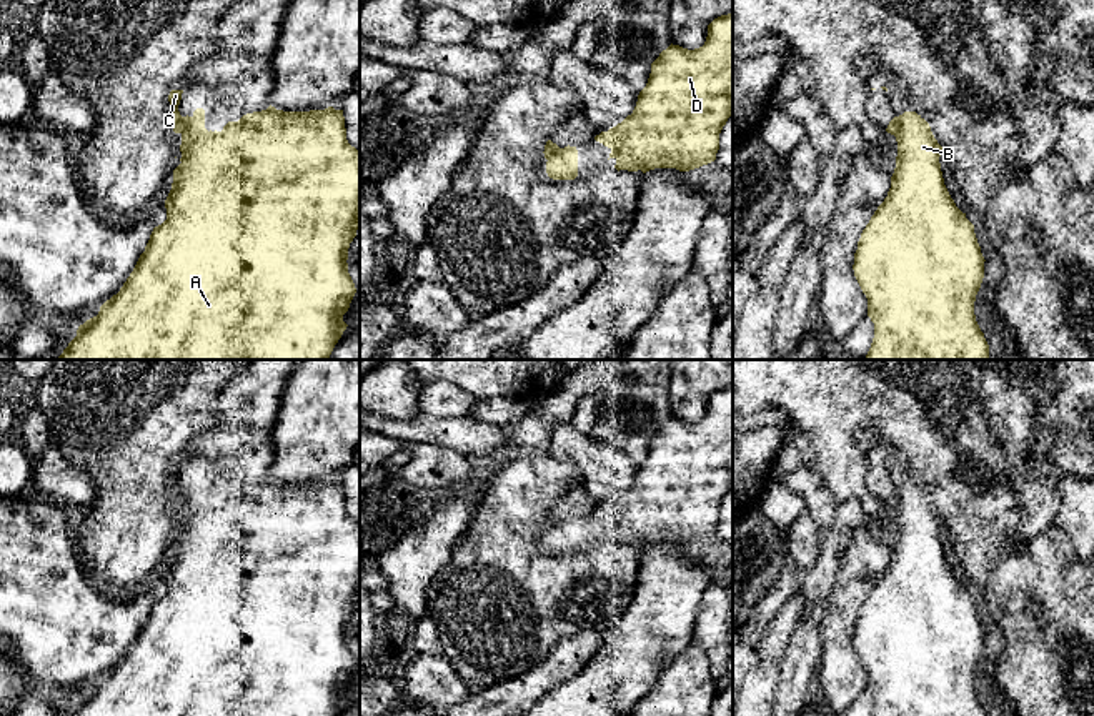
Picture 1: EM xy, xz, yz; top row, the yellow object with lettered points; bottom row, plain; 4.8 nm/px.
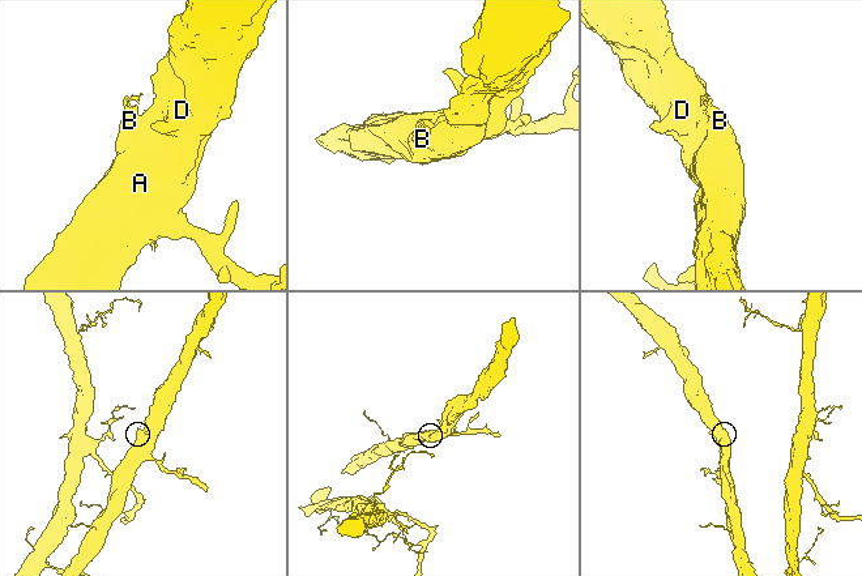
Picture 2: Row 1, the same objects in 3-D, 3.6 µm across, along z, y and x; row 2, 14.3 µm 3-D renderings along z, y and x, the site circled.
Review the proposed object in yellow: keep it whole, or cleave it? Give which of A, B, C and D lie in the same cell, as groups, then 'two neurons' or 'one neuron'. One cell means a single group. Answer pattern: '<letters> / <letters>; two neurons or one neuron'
A B D / C; two neurons

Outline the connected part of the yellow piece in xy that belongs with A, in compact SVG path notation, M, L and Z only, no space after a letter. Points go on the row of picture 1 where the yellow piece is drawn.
M268 107L228 122L221 132L205 128L205 110L183 117L182 158L173 170L172 190L165 200L167 220L155 226L145 251L117 295L107 300L97 316L78 326L77 336L57 360L328 360L346 330L343 315L356 293L348 273L348 248L358 230L360 152L346 140L343 110L328 107L310 112L283 112Z

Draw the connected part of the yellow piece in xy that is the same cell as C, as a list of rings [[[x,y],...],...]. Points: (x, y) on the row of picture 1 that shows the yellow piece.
[[[172,90],[170,95],[168,95],[170,122],[172,122],[172,128],[173,128],[175,133],[183,133],[185,132],[185,120],[178,112],[182,93],[183,93],[183,90]]]

